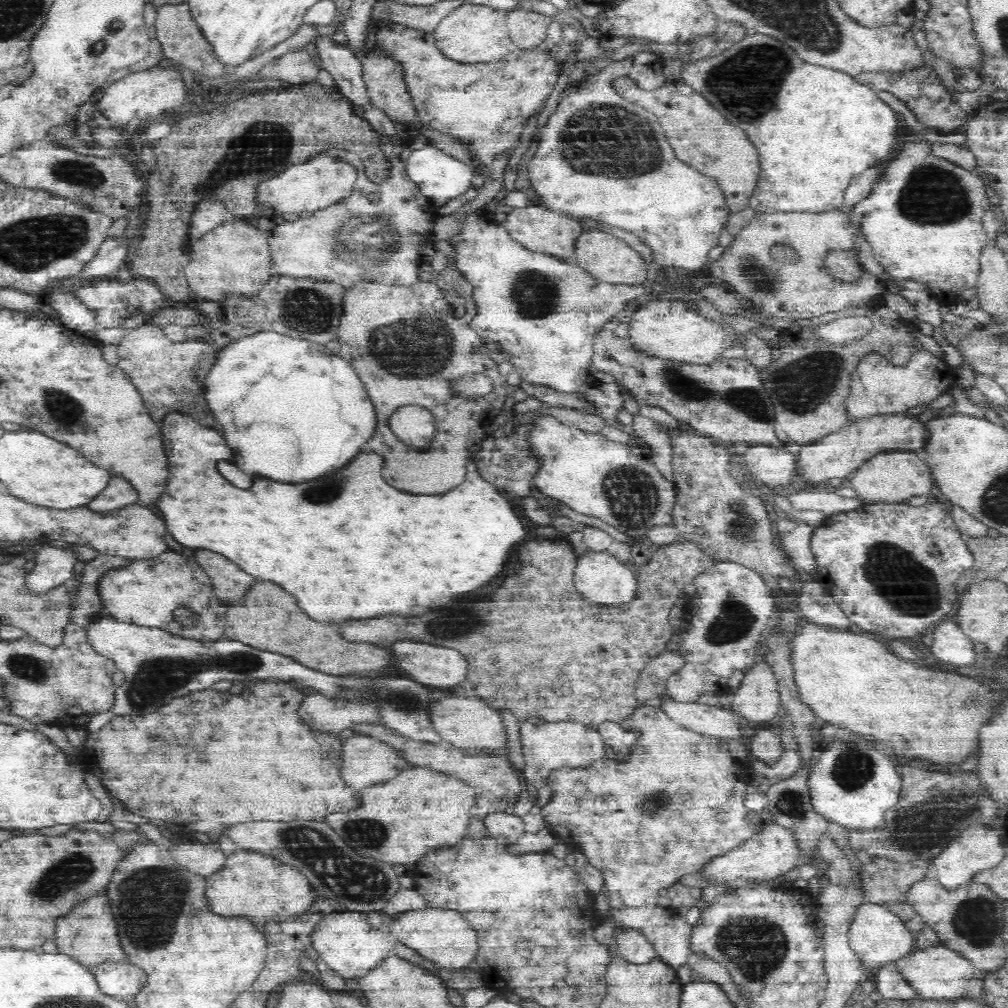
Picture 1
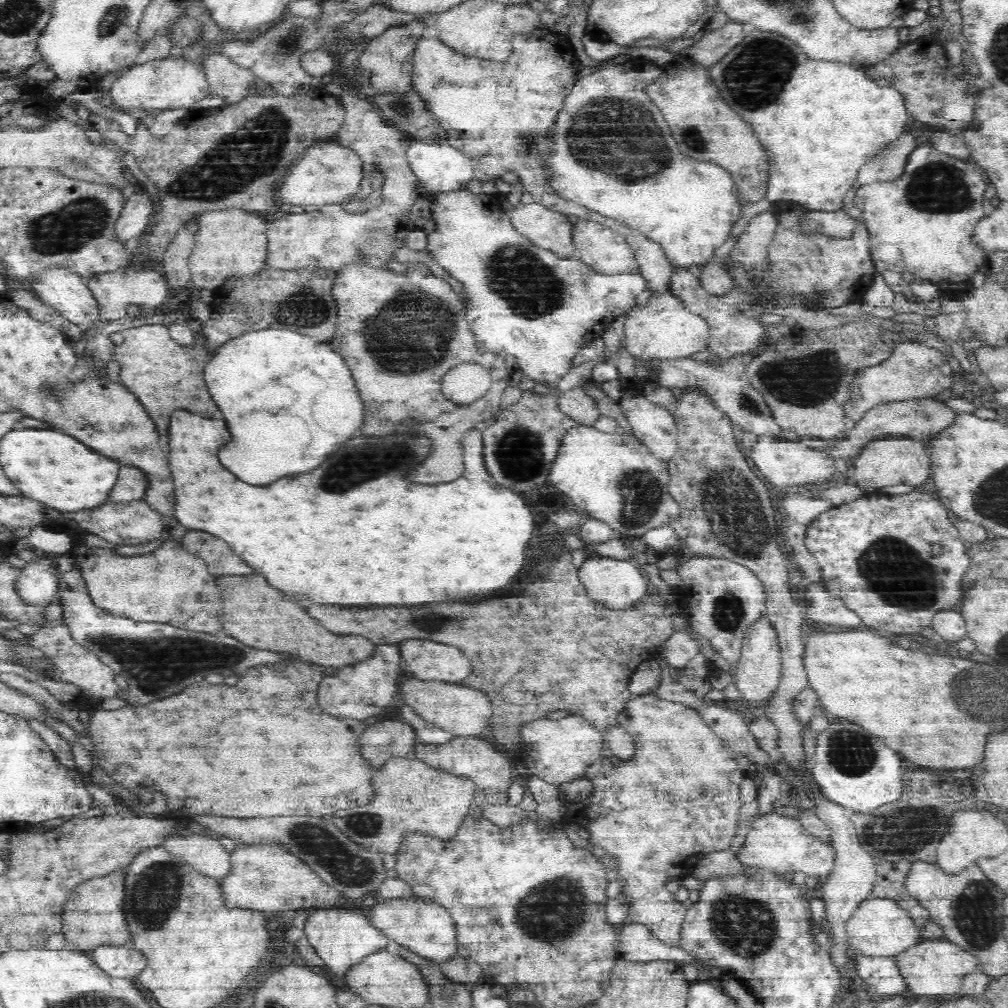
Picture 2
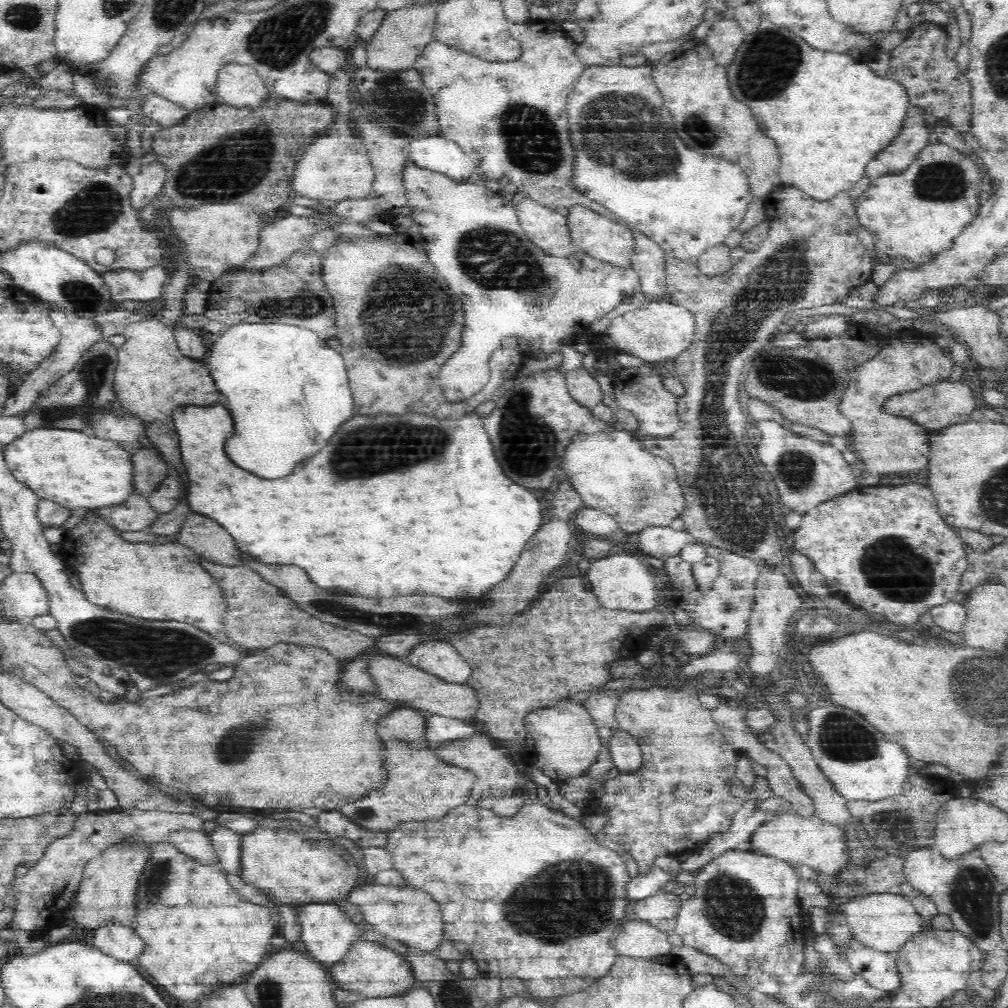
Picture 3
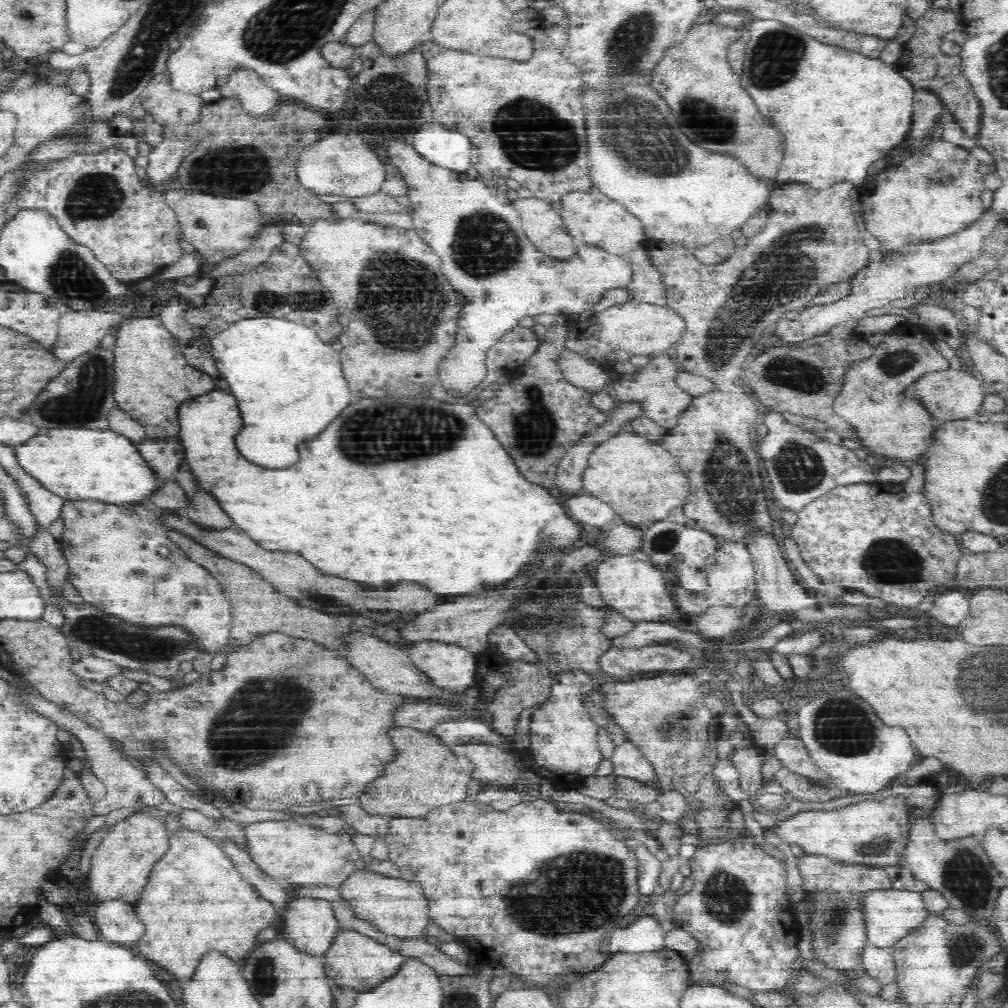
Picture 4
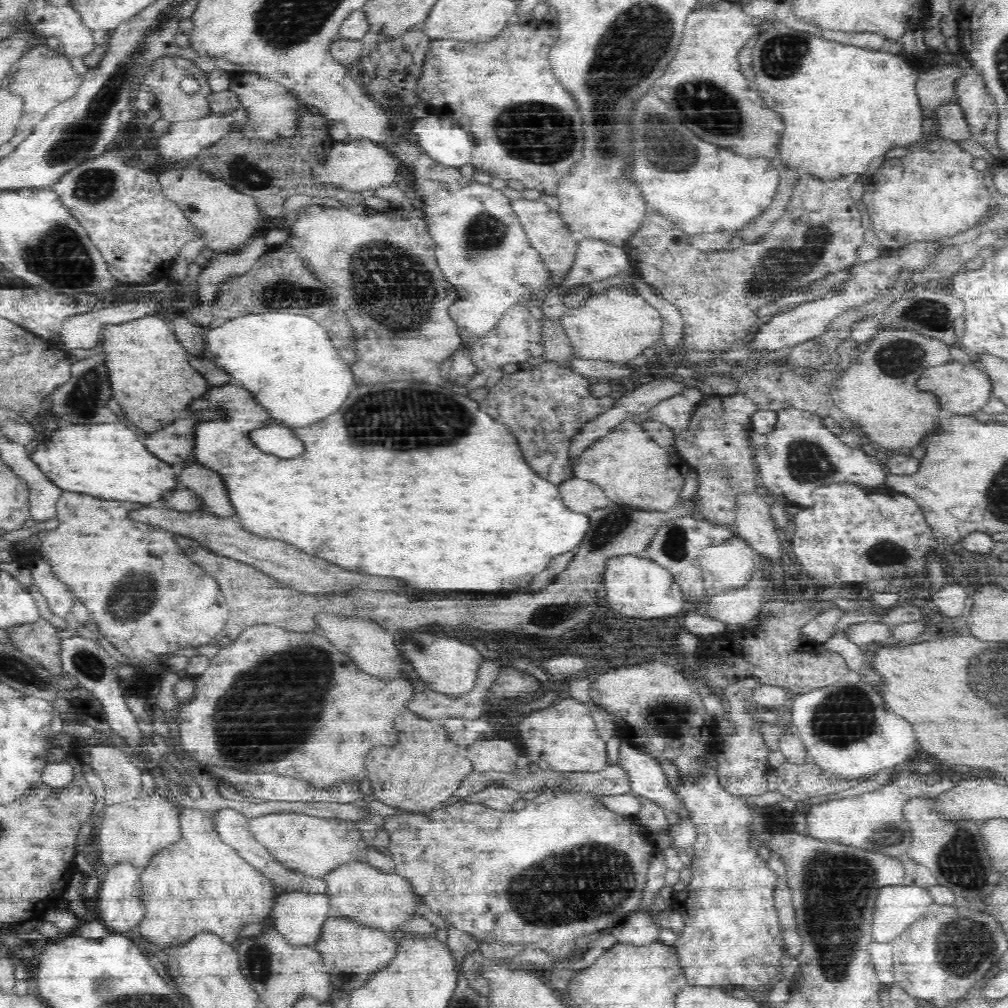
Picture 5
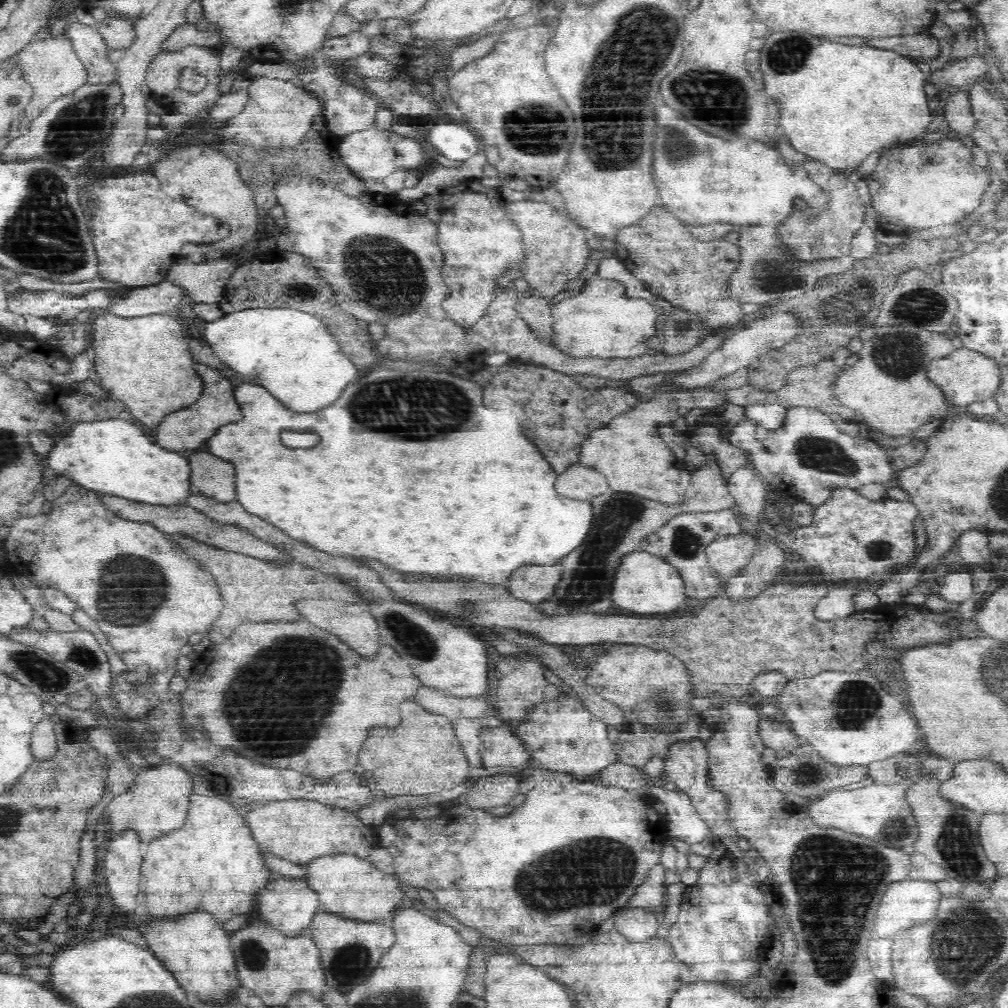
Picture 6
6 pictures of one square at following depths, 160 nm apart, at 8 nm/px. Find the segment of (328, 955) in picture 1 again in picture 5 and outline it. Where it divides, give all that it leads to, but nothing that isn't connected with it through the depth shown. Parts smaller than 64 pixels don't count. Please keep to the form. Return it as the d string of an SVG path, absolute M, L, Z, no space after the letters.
M276 890L269 916L288 944L314 944L329 910L328 897L304 890Z

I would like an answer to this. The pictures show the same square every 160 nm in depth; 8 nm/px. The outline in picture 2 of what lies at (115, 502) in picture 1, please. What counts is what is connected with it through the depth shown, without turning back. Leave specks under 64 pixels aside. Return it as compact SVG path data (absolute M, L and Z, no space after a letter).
M124 464L121 468L120 478L116 488L111 492L110 500L138 500L143 498L148 488L150 479L139 466Z

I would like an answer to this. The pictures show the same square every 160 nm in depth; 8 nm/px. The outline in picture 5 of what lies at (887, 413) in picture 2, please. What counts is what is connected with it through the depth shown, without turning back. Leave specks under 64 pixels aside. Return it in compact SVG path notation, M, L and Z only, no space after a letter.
M975 358L970 364L952 360L928 368L918 383L924 391L930 391L934 397L938 397L941 409L951 411L953 414L970 414L974 410L981 410L982 406L992 398L991 378L988 377L987 370L980 365L980 361Z

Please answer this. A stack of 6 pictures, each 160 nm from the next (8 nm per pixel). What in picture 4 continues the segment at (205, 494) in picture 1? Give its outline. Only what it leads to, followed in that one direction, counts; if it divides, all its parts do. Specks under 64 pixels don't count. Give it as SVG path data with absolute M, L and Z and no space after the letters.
M215 387L215 388L213 388L213 389L212 389L212 390L210 390L210 391L208 391L208 392L206 392L206 393L204 393L204 394L200 394L200 396L198 396L198 398L192 398L192 400L186 400L186 402L184 402L184 404L182 404L182 406L180 406L180 430L179 430L179 434L178 434L178 435L179 435L179 436L180 436L180 437L181 437L181 441L182 441L182 442L183 442L183 445L184 445L184 448L185 448L185 449L186 449L186 456L185 456L185 458L186 458L186 460L188 460L188 464L189 464L189 466L190 466L190 470L192 470L192 473L193 473L193 475L192 475L192 477L193 477L193 478L196 478L196 479L198 479L198 485L200 485L200 487L202 487L202 489L204 489L204 490L206 490L206 492L211 492L211 493L212 493L212 494L213 494L213 495L214 495L214 496L215 496L215 497L216 497L216 498L217 498L217 499L218 499L218 502L220 502L220 506L222 506L222 508L224 508L224 509L225 509L225 511L226 511L226 512L227 512L227 513L228 513L228 514L230 514L230 515L231 515L231 517L232 517L232 520L233 520L233 521L234 521L234 522L235 522L235 524L236 524L236 525L237 525L237 526L239 526L239 527L240 527L240 528L241 528L241 529L242 529L242 530L244 530L244 532L246 532L246 534L249 534L249 535L250 535L250 538L253 538L253 539L254 539L254 540L255 540L255 541L256 541L256 542L258 542L258 544L262 544L262 545L263 545L263 547L264 547L264 548L267 548L267 549L276 549L276 548L288 548L288 550L294 550L294 552L300 552L300 554L302 554L302 556L304 556L304 558L306 558L306 560L312 560L312 564L316 564L316 566L318 566L318 568L324 568L324 572L336 572L336 576L344 576L344 578L350 578L350 580L358 580L358 582L368 582L368 584L370 584L370 585L374 585L374 587L384 587L384 586L387 586L387 585L392 585L392 584L388 584L388 582L402 582L402 580L410 580L410 582L418 582L418 584L422 584L422 586L426 586L426 588L428 588L428 590L431 590L431 591L432 591L432 592L433 592L433 593L435 593L435 594L436 594L436 595L437 595L437 596L446 596L446 594L468 594L468 592L482 592L482 593L491 593L491 592L492 592L492 591L498 591L498 592L500 592L500 591L503 591L503 590L504 590L504 589L505 589L505 588L508 588L508 587L515 587L515 584L516 584L516 582L524 582L524 584L526 584L526 582L532 582L532 580L534 580L534 576L536 576L536 570L538 570L538 568L539 568L539 567L540 567L540 565L541 565L541 564L542 564L542 562L544 562L544 560L546 560L546 559L548 559L548 558L549 558L549 557L550 557L550 556L554 556L554 554L558 554L558 552L562 552L562 550L566 550L566 548L568 548L568 547L569 547L569 546L572 546L572 544L574 544L574 542L576 542L576 540L578 540L578 539L579 539L579 538L580 538L580 536L582 536L582 529L585 529L585 530L586 530L586 529L589 529L589 527L587 527L587 526L586 526L586 525L585 525L585 524L584 524L584 523L582 523L582 522L579 522L579 521L578 521L578 520L576 520L576 519L574 519L574 518L573 518L573 517L572 517L572 516L571 516L571 515L570 515L570 514L569 514L569 513L568 513L568 510L567 510L567 509L566 509L566 507L565 507L565 506L564 506L564 504L563 504L563 501L562 501L562 496L561 496L561 495L560 495L560 494L559 494L559 493L557 493L557 492L556 492L556 491L555 491L555 490L552 490L552 492L550 492L550 490L548 490L548 487L544 487L544 486L543 486L543 485L542 485L542 484L536 484L536 482L530 482L530 481L528 481L528 478L527 478L527 477L526 477L526 476L524 476L524 474L523 474L523 473L520 473L520 470L518 470L518 466L516 466L516 462L514 462L514 458L512 458L512 456L510 456L510 454L508 454L508 452L506 452L506 448L504 448L504 446L502 446L502 444L500 444L500 442L498 442L498 438L496 438L496 436L494 436L494 432L492 432L492 430L490 430L490 428L488 428L488 426L486 426L486 424L484 424L484 422L482 422L482 420L480 420L480 418L478 418L478 416L476 416L476 412L474 412L474 406L470 406L470 404L448 404L448 402L440 402L440 400L436 400L436 398L422 398L422 396L382 396L382 398L368 398L368 396L366 396L366 398L360 398L360 400L356 400L356 402L352 402L352 404L350 404L350 406L348 406L348 408L344 408L344 412L340 412L340 416L338 416L338 418L336 418L336 420L332 420L332 422L330 422L330 424L328 424L328 426L326 426L326 428L324 428L324 430L322 430L322 432L320 432L320 434L318 434L318 436L316 436L316 438L312 438L312 440L306 440L306 442L302 442L302 444L300 444L300 446L299 446L299 448L300 448L300 460L298 460L298 462L296 462L296 464L294 464L294 466L290 466L290 468L270 468L270 467L269 467L269 466L264 466L264 465L263 465L263 464L258 464L258 463L257 463L257 462L256 462L256 461L254 461L254 460L248 460L248 459L247 459L247 457L246 457L246 456L244 456L244 455L243 455L243 454L242 454L242 453L241 453L241 452L240 452L240 451L239 451L239 448L238 448L238 447L237 447L237 444L236 444L236 441L235 441L235 436L236 436L236 435L238 435L238 434L239 434L239 432L240 432L240 431L242 431L242 430L243 430L243 429L244 429L244 428L247 428L247 427L246 427L246 426L245 426L245 424L244 424L244 419L243 419L243 414L242 414L242 411L240 411L240 401L238 401L238 399L237 399L237 398L236 398L236 397L235 397L235 393L234 393L234 392L231 392L231 393L230 393L230 392L226 392L226 391L222 391L222 390L220 390L220 389L218 389L218 388L216 388L216 387Z

